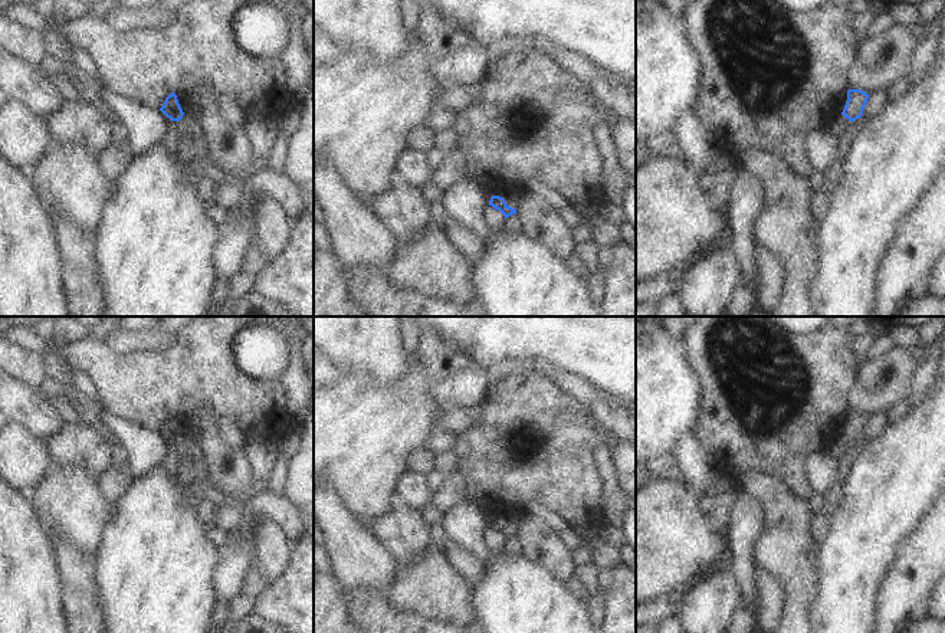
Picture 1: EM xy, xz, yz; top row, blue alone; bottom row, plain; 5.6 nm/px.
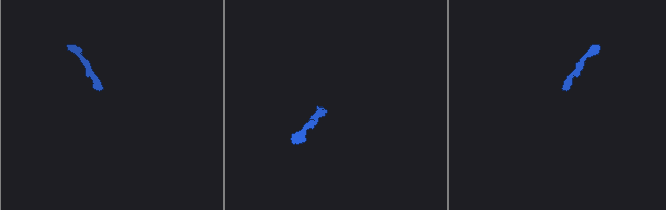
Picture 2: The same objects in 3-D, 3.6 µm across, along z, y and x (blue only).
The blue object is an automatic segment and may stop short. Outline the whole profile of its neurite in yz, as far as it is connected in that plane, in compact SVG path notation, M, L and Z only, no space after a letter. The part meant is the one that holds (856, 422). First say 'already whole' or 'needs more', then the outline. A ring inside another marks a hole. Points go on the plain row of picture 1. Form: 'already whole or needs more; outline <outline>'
needs more; outline M860 411L847 413L847 423L841 434L841 439L837 440L833 446L837 455L849 449L852 443L856 443L862 439L867 422L869 417Z

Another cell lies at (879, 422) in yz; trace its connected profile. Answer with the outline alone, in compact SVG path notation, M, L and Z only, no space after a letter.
M880 411L873 414L872 417L869 417L869 422L863 430L863 436L860 440L857 440L856 443L852 443L849 449L846 449L844 452L839 453L837 459L839 459L839 465L837 465L837 481L840 483L844 482L846 475L854 460L854 457L857 456L859 450L869 443L870 440L873 440L875 437L879 437L882 434L882 432L889 427L890 420L893 419L893 414L889 411Z

